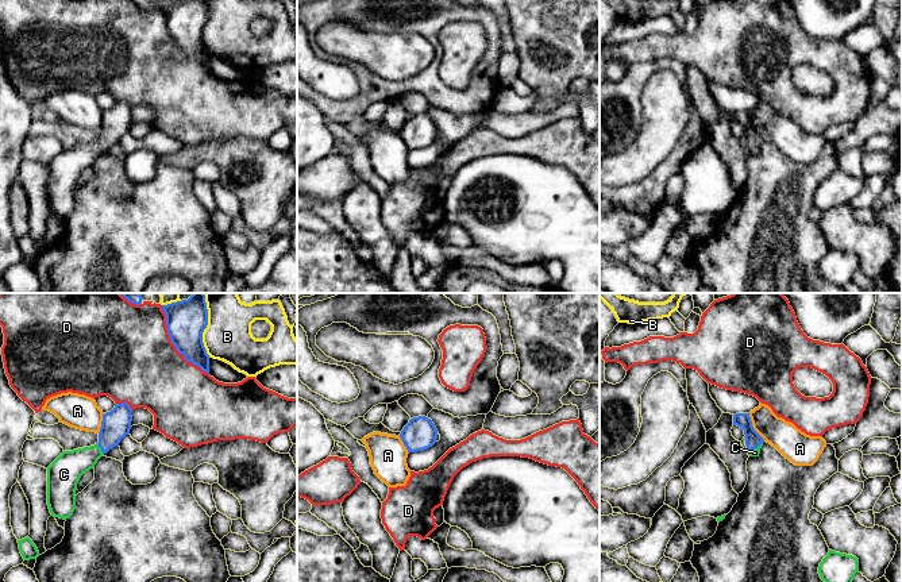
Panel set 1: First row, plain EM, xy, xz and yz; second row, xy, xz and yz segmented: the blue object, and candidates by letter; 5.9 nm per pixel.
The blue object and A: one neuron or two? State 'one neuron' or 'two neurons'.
two neurons

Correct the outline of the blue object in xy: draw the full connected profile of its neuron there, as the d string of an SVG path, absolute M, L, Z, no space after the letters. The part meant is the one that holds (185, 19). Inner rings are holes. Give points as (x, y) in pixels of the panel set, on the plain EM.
M171 0L161 4L177 49L209 72L209 53L203 41L203 30L208 23L207 0Z

